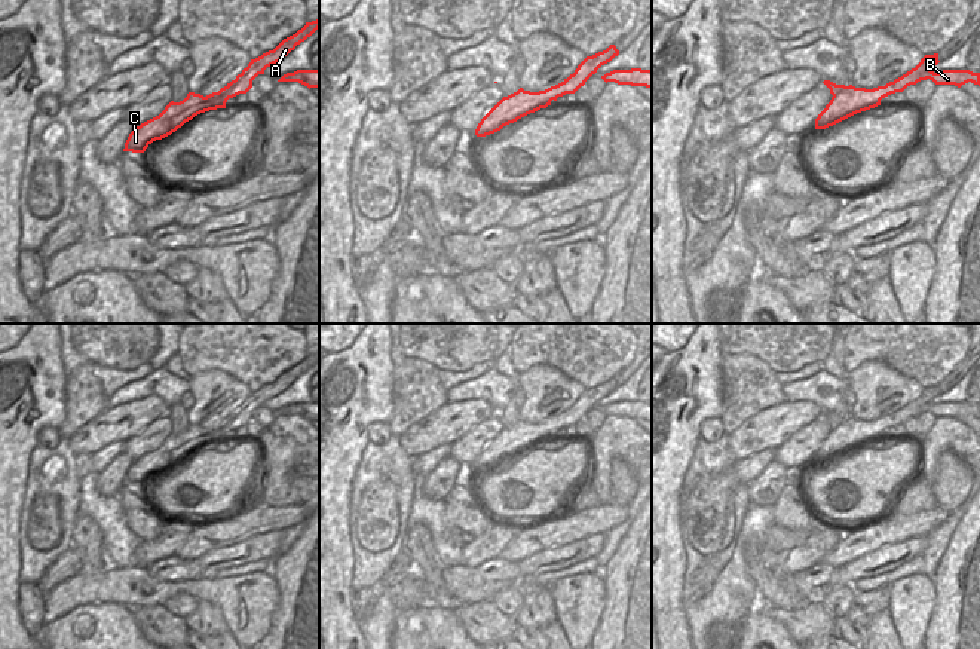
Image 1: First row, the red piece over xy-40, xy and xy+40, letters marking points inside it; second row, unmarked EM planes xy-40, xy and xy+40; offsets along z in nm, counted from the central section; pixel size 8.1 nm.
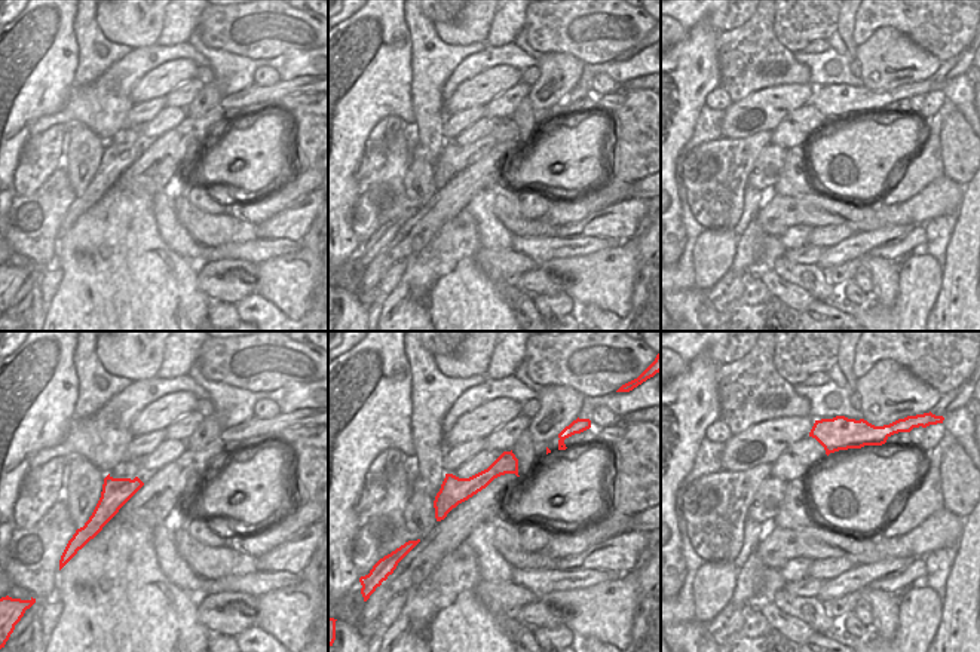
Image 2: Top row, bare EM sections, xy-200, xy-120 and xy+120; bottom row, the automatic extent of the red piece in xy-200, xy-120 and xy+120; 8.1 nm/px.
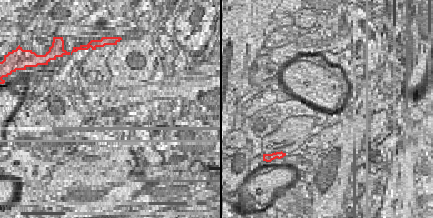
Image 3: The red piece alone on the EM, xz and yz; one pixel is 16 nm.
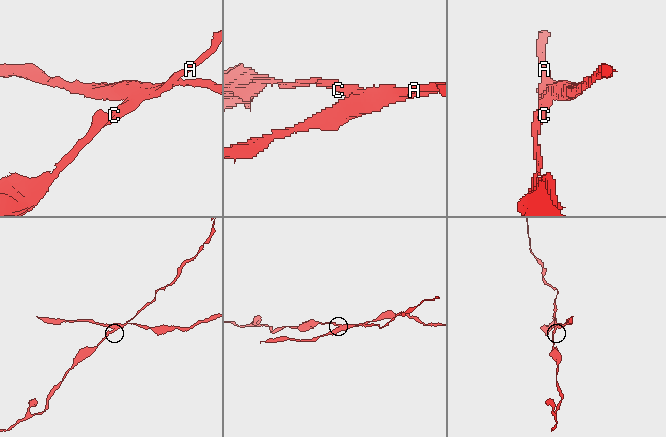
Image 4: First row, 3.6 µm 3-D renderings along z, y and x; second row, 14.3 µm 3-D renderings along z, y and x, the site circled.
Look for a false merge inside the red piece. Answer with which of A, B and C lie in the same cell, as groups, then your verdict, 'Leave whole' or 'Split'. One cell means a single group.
Groups: A C / B. Split

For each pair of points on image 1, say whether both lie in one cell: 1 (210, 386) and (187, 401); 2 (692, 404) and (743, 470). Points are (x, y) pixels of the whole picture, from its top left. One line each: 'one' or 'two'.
1: two
2: two

